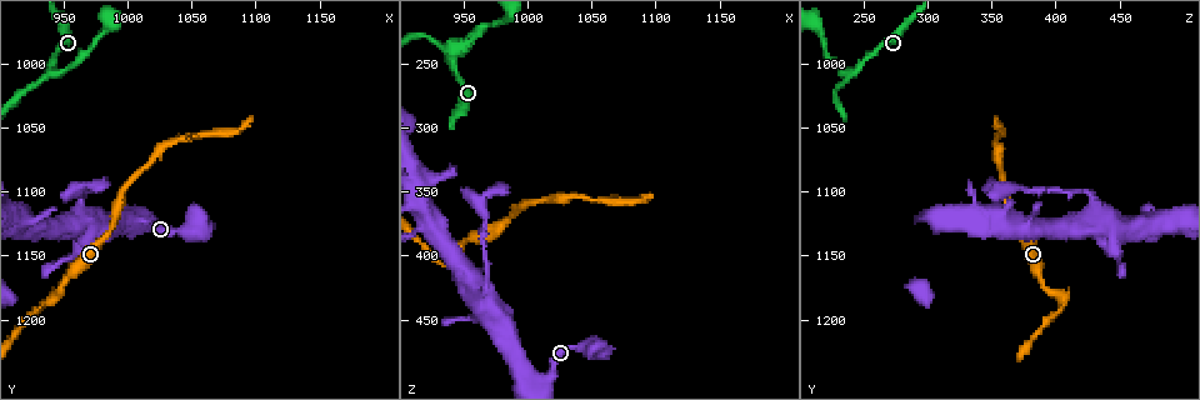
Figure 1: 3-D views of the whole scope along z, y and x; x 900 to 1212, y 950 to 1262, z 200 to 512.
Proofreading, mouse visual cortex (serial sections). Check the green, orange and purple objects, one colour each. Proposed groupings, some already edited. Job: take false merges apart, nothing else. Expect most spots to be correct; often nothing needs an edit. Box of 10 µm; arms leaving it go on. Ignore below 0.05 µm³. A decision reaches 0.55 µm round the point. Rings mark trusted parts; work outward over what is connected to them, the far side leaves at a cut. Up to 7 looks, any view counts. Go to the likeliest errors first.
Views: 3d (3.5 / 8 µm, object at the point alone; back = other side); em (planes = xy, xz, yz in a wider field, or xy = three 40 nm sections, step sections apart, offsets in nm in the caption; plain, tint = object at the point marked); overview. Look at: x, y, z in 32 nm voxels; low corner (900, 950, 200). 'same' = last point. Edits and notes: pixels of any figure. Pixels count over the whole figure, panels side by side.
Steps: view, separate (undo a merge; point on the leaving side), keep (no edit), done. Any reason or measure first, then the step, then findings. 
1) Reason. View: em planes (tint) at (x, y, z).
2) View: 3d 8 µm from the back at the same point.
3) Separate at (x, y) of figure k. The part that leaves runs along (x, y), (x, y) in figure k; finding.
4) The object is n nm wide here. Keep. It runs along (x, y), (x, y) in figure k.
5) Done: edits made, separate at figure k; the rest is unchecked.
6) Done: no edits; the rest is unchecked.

Sharp bend. View: 3d 3.5 µm at (964, 1116, 430).

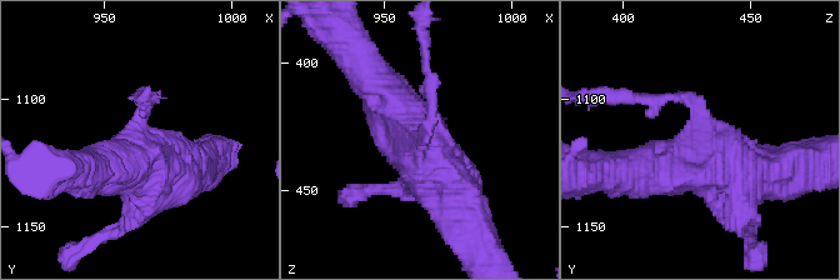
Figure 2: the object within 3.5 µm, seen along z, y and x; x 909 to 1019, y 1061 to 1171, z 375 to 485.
Shape alone is not enough. View: em planes (tint) at (963, 1114, 431).

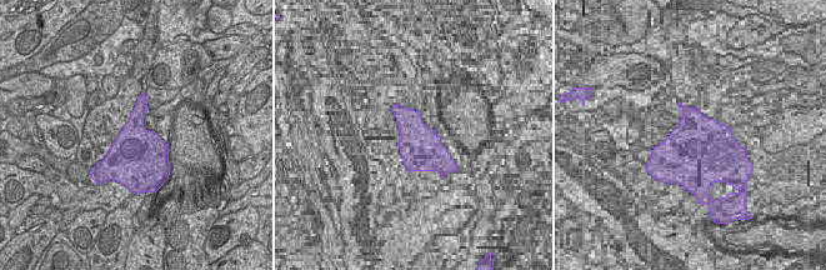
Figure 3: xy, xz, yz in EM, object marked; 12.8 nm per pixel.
Keep. It runs along (465, 211), (373, 80) in figure 2; continuous, no second cell.

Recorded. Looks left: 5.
A fork. View: 3d 8 µm from the back at (944, 1004, 244).

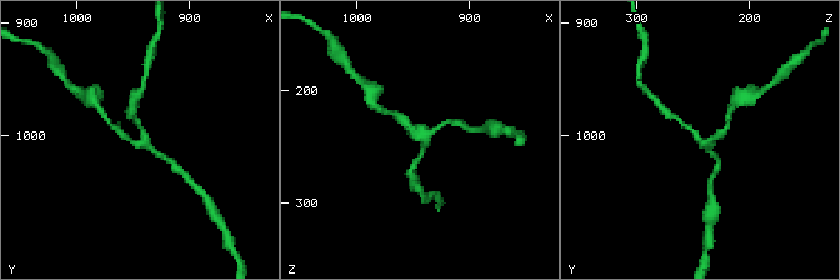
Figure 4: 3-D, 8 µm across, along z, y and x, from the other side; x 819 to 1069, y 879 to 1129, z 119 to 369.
3 arms meet here; the arms are 150, 150, 200 nm wide. View: em xy step 5 (tint) at the same point.

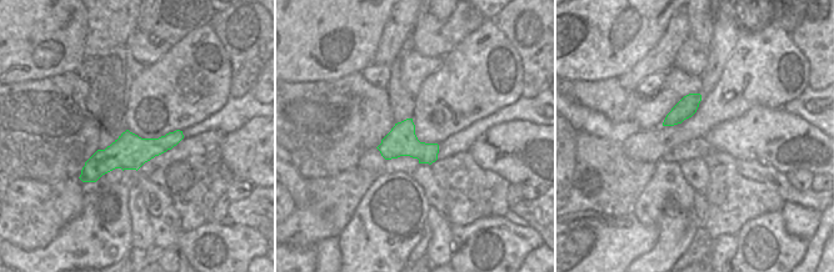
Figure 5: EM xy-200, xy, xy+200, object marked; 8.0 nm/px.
Keep. It runs along (179, 134), (113, 156), (88, 174) in figure 5; all the same cell.

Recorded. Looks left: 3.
Thin neck. View: 3d 3.5 µm from the back at (1054, 1058, 358).

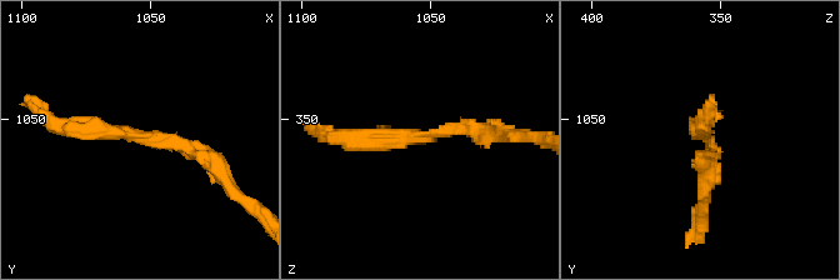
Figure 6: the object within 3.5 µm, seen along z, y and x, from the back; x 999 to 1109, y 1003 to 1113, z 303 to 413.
View: em planes (tint) at (1052, 1057, 356).

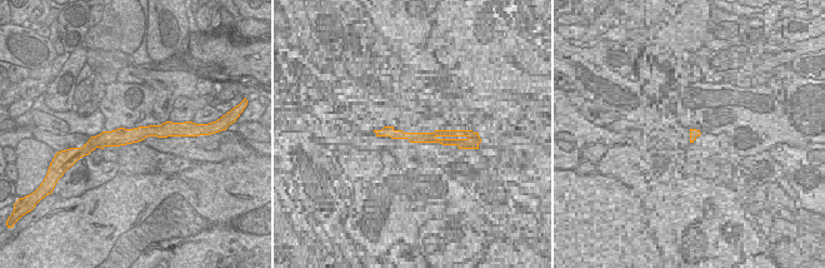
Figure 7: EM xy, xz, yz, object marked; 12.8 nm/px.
Keep. It runs along (216, 169), (163, 138), (64, 126) in figure 6; all the same cell.

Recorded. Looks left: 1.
Done: no edits; the rest is unchecked.

